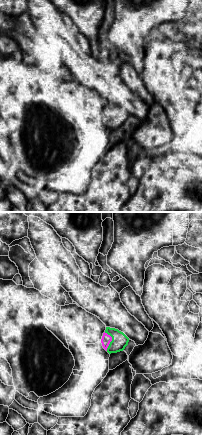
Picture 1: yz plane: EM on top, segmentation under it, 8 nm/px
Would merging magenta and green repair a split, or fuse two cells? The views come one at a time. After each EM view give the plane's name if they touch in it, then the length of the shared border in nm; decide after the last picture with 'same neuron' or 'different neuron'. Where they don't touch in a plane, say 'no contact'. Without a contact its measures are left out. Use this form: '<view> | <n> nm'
yz | 150 nm

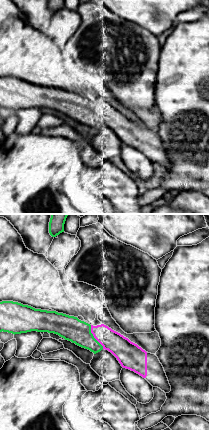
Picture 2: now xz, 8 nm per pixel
xz | 220 nm

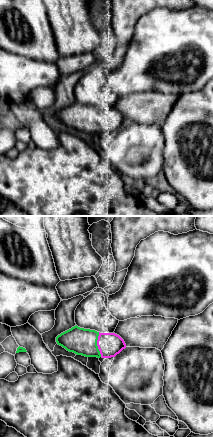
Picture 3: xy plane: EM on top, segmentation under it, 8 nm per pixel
xy | 200 nm

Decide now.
same neuron

